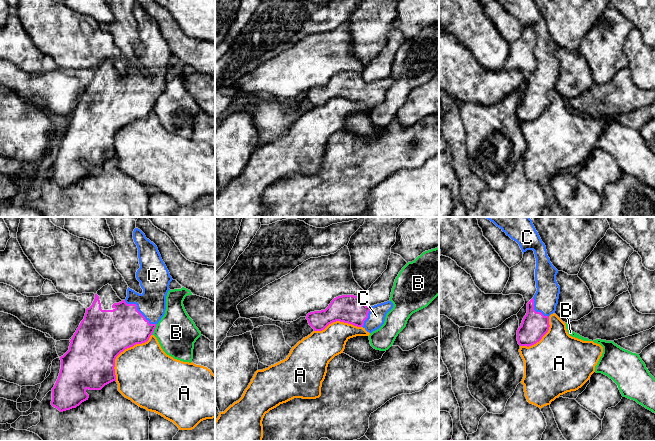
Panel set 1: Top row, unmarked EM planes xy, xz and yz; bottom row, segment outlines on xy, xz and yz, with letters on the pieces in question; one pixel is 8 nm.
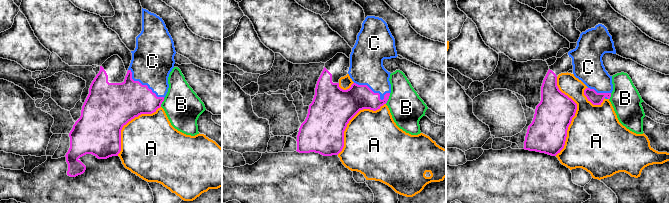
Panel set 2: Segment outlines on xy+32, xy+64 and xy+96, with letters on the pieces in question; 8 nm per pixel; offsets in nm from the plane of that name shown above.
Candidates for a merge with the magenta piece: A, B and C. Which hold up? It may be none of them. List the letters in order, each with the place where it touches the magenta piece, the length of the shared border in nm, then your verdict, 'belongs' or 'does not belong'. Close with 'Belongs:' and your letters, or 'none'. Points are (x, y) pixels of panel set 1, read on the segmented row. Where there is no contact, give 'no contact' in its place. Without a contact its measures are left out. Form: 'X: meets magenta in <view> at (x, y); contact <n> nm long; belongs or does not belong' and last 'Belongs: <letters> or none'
A: meets magenta in xy at (123, 350); contact 480 nm long; does not belong
B: meets magenta in xy at (154, 329); contact 100 nm long; does not belong
C: meets magenta in xy at (138, 311); contact 320 nm long; belongs
Belongs: C

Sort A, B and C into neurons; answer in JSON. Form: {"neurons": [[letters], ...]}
{"neurons": [["A"], ["B"], ["C"]]}

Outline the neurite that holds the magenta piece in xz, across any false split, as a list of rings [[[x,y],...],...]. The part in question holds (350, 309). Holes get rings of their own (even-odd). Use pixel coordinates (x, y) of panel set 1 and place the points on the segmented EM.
[[[342,295],[334,298],[325,310],[308,313],[306,319],[314,331],[322,331],[329,324],[340,321],[372,333],[384,324],[386,314],[393,306],[391,301],[387,301],[369,307],[360,297]]]

